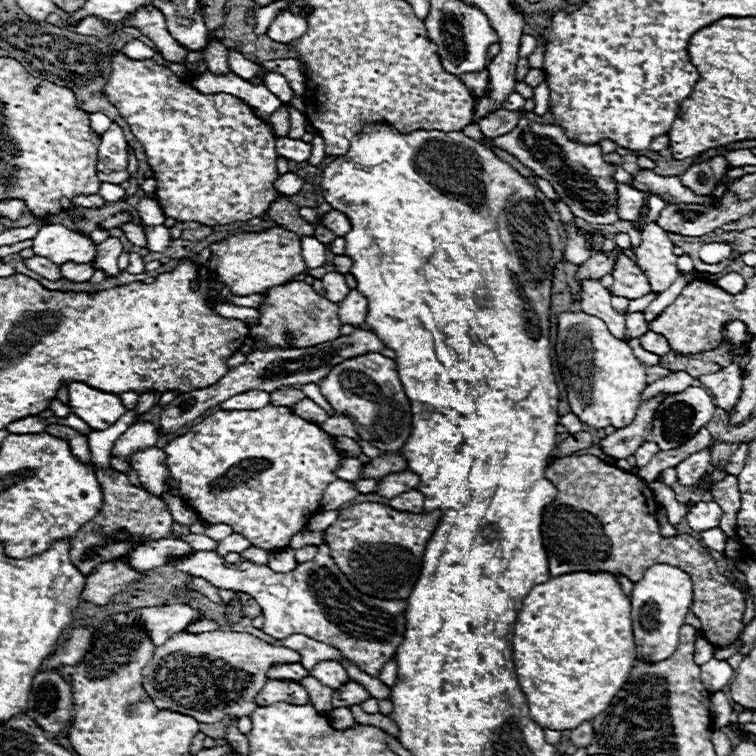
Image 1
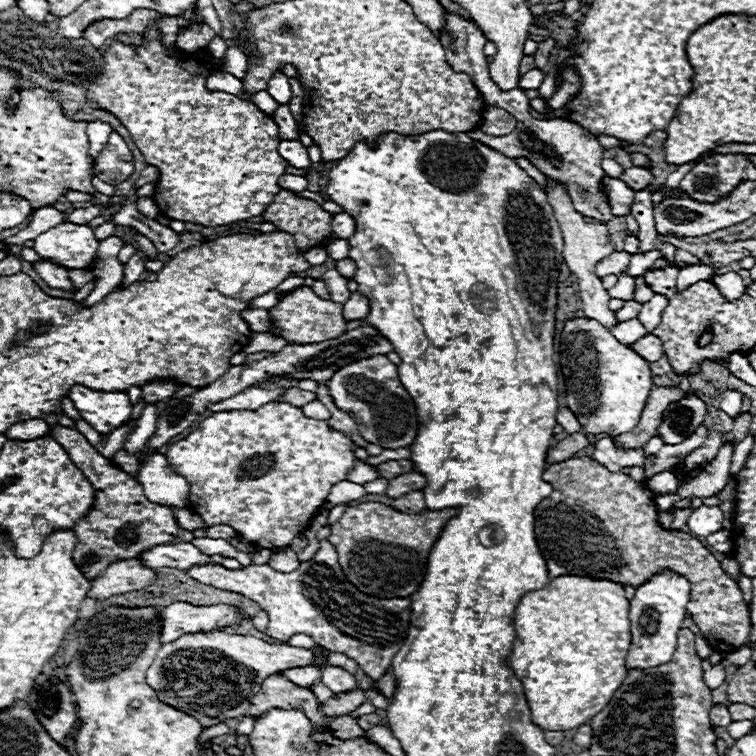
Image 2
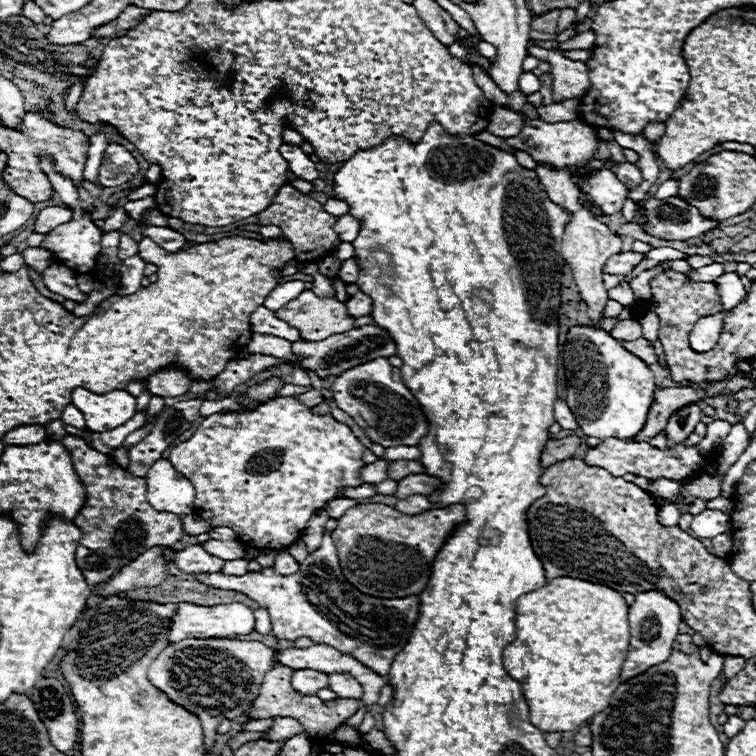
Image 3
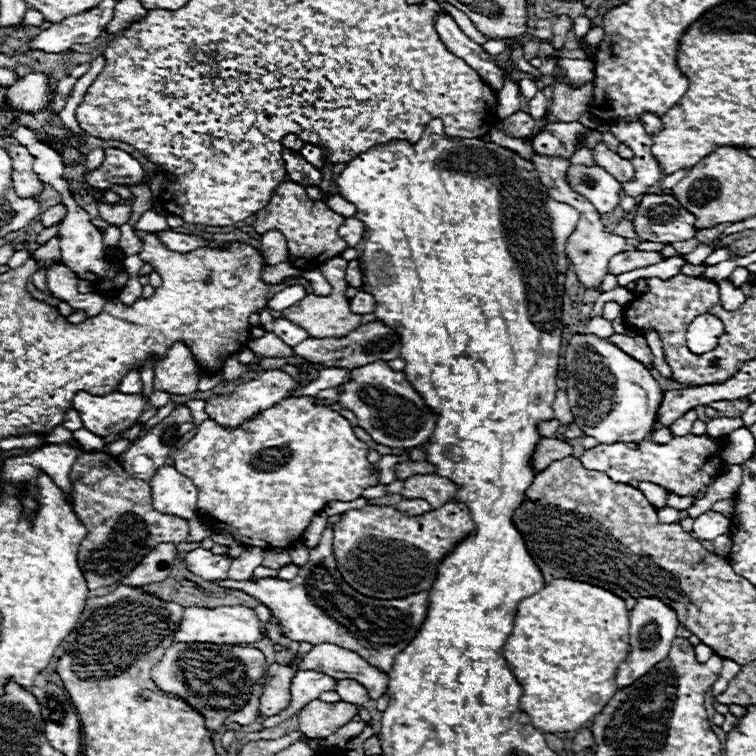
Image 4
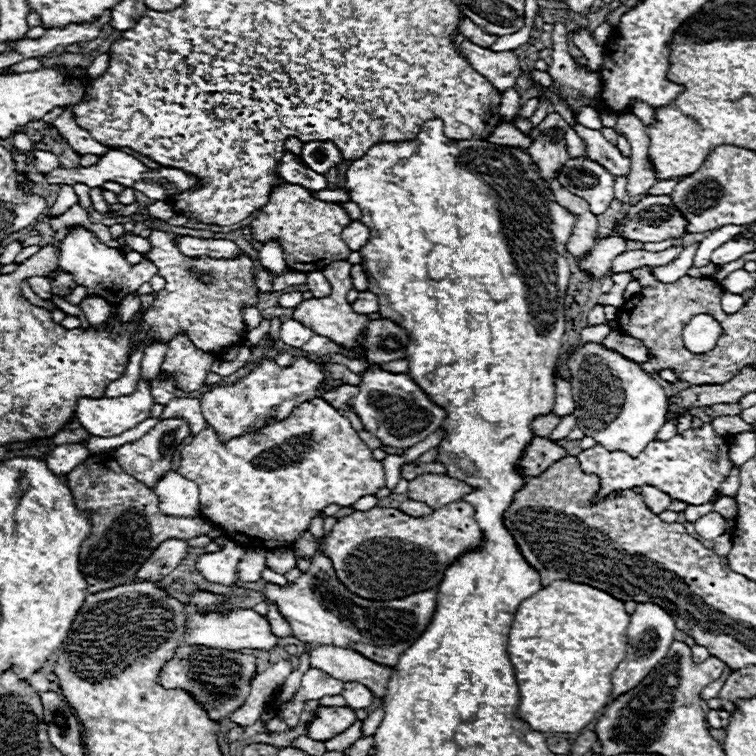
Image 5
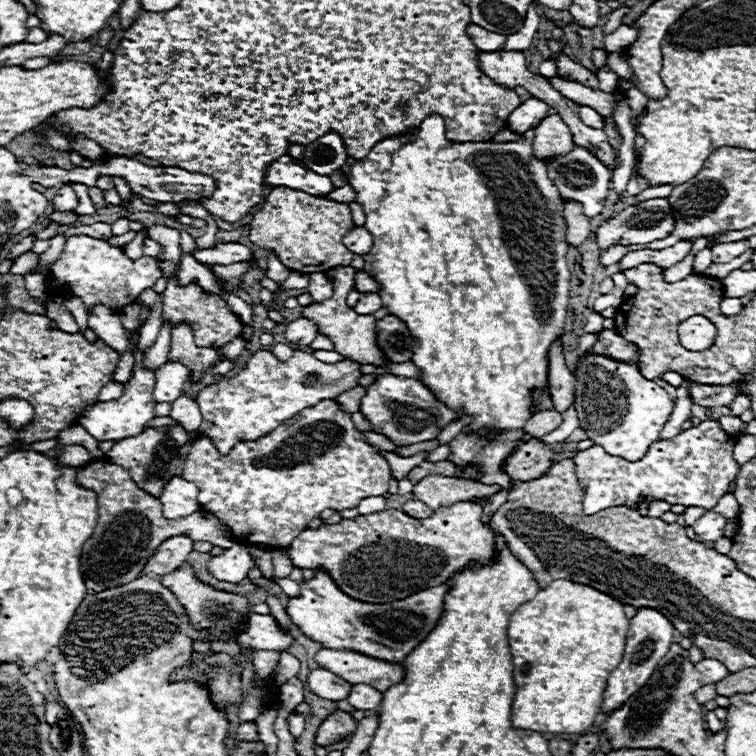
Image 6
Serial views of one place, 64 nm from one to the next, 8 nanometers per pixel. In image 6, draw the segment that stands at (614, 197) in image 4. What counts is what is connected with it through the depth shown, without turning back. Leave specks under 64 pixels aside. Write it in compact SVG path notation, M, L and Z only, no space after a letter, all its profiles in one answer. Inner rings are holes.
M574 146L568 154L546 160L546 170L548 170L548 178L558 186L558 192L566 202L572 202L572 200L580 202L582 212L590 218L602 212L604 200L606 200L606 194L608 194L610 172L608 172L606 164L600 162L590 150Z

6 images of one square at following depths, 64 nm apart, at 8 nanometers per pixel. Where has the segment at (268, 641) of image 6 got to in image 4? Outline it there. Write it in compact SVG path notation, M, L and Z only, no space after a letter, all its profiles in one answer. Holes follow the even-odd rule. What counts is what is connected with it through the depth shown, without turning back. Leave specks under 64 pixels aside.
M222 606L222 608L184 608L180 630L176 632L176 642L210 642L228 646L248 646L264 636L260 620L252 608L246 606Z

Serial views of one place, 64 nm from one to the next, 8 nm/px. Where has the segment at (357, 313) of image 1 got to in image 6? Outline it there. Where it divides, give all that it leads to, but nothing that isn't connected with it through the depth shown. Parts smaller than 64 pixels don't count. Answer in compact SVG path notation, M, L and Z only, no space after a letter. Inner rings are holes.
M366 292L366 294L360 294L360 300L358 304L354 306L354 310L358 314L374 314L376 310L382 308L382 298L374 292Z

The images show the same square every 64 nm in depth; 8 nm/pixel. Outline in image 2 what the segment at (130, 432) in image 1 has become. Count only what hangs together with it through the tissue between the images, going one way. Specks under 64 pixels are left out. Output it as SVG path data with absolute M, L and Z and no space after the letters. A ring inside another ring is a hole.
M148 404L142 412L142 416L138 418L136 422L136 428L134 428L134 434L130 434L124 442L124 448L128 452L132 452L132 448L144 448L144 444L148 442L148 438L154 434L154 428L156 428L156 420L158 420L158 410L156 410L156 404Z

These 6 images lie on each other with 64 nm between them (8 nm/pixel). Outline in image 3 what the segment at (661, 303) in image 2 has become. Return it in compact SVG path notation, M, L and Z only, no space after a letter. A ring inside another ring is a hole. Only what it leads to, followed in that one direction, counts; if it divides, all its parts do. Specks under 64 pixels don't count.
M646 312L646 314L640 318L640 324L642 324L642 336L644 336L646 340L652 340L650 344L654 344L654 352L658 354L658 364L660 364L662 368L668 368L666 356L664 356L664 348L662 348L660 338L658 338L658 326L660 326L660 322L658 322L656 314L654 314L654 312Z

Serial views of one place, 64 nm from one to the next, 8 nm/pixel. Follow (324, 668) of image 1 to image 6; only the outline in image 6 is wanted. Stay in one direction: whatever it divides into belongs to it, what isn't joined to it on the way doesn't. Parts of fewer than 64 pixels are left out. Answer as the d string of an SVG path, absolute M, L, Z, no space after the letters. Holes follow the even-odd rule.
M354 684L352 686L352 696L348 698L348 702L356 708L356 710L374 710L380 706L384 694L378 692L372 686L366 684Z

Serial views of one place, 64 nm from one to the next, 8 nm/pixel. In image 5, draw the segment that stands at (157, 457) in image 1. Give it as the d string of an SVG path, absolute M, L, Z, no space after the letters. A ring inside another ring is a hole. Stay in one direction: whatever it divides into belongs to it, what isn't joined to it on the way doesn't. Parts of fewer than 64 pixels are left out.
M168 472L154 490L166 516L198 516L198 486L178 472Z

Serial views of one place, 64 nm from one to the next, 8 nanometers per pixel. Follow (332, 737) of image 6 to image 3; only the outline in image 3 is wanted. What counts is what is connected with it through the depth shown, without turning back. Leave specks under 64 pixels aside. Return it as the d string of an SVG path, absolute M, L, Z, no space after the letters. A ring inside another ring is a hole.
M276 664L272 670L266 672L264 682L260 686L260 694L252 704L252 718L262 720L262 718L272 718L272 716L290 716L290 718L296 718L302 724L304 732L310 734L310 738L326 738L340 724L344 724L358 708L362 708L362 702L358 702L358 700L340 700L340 698L336 698L336 700L318 704L318 696L310 696L310 698L300 696L298 692L294 692L294 688L290 684L292 672L294 670L290 670L288 666L282 666L282 664Z

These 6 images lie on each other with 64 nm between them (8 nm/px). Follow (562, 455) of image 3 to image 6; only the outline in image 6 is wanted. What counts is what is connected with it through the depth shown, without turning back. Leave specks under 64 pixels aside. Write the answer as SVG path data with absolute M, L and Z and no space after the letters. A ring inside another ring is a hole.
M530 440L528 444L518 446L502 464L502 472L512 480L528 482L544 476L554 462L554 452L540 440Z

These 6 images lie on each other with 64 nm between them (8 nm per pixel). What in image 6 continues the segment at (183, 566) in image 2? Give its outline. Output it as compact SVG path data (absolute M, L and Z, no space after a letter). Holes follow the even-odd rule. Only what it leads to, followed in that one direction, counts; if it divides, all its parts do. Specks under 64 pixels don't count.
M236 544L236 548L224 550L222 556L212 556L208 562L208 570L226 582L242 582L248 578L248 572L254 568L254 562L244 544Z

